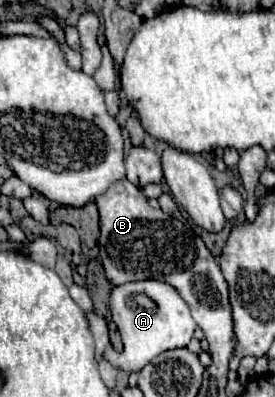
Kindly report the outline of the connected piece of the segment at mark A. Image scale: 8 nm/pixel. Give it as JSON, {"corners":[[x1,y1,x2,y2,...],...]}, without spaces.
{"corners":[[142,280,114,286,110,294,110,312,124,342,122,352,116,356,116,368,124,372,140,372,158,354,172,348,184,348,196,330,196,322,188,304,170,284,160,280]]}

